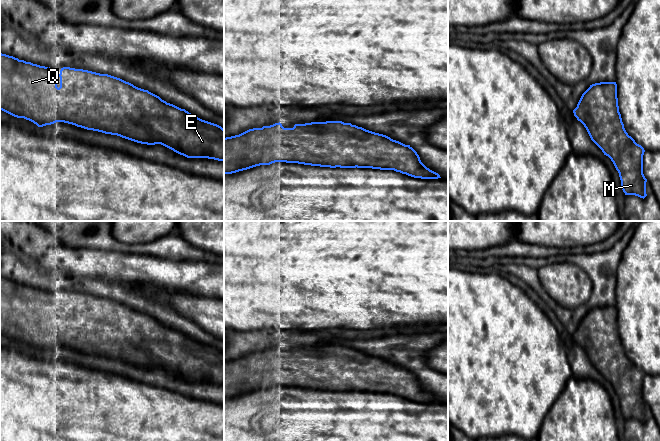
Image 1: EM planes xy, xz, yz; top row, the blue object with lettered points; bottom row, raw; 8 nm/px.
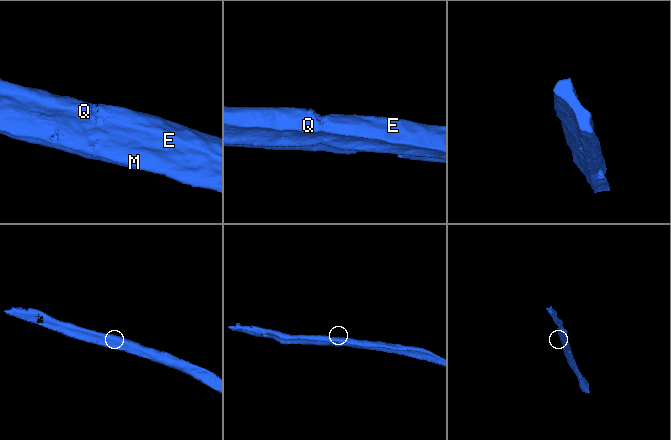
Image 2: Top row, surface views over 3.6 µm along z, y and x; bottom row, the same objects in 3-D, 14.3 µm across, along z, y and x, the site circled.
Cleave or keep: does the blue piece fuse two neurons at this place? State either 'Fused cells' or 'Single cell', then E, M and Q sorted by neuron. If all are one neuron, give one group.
Single cell. Groups: E M Q

